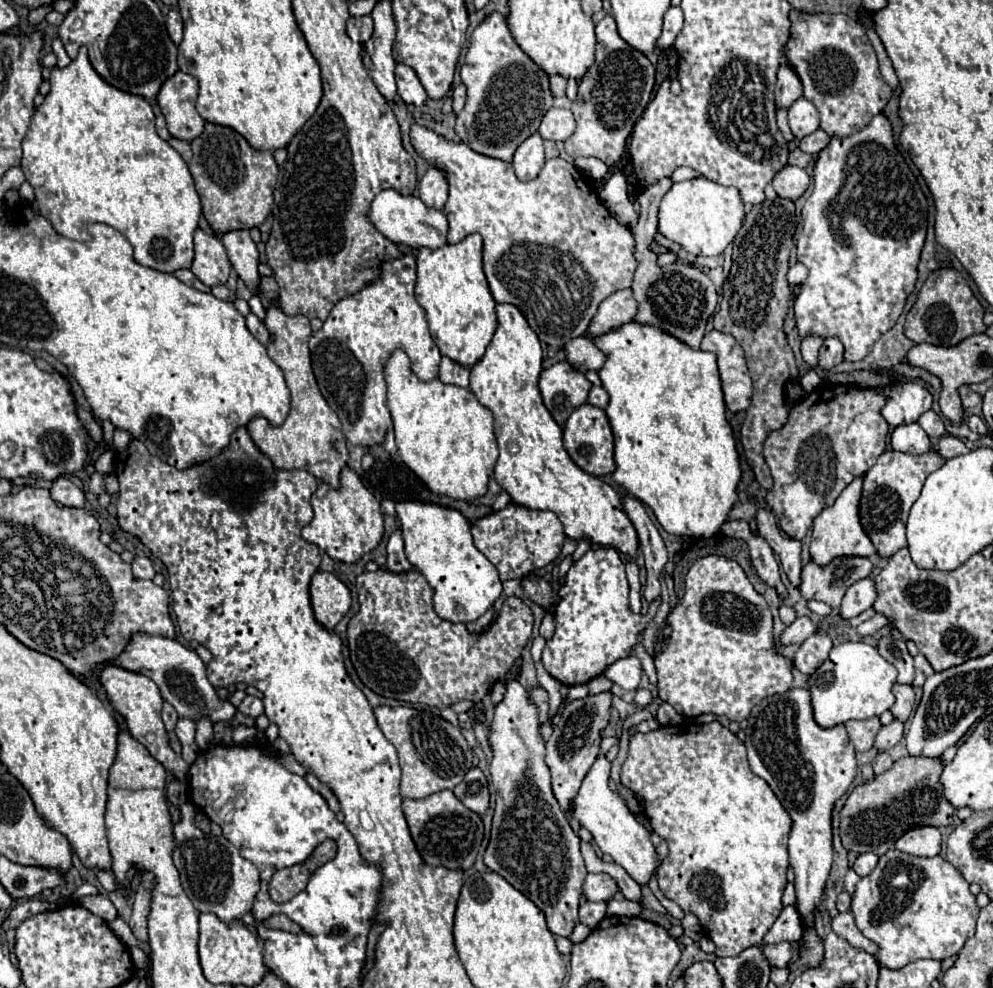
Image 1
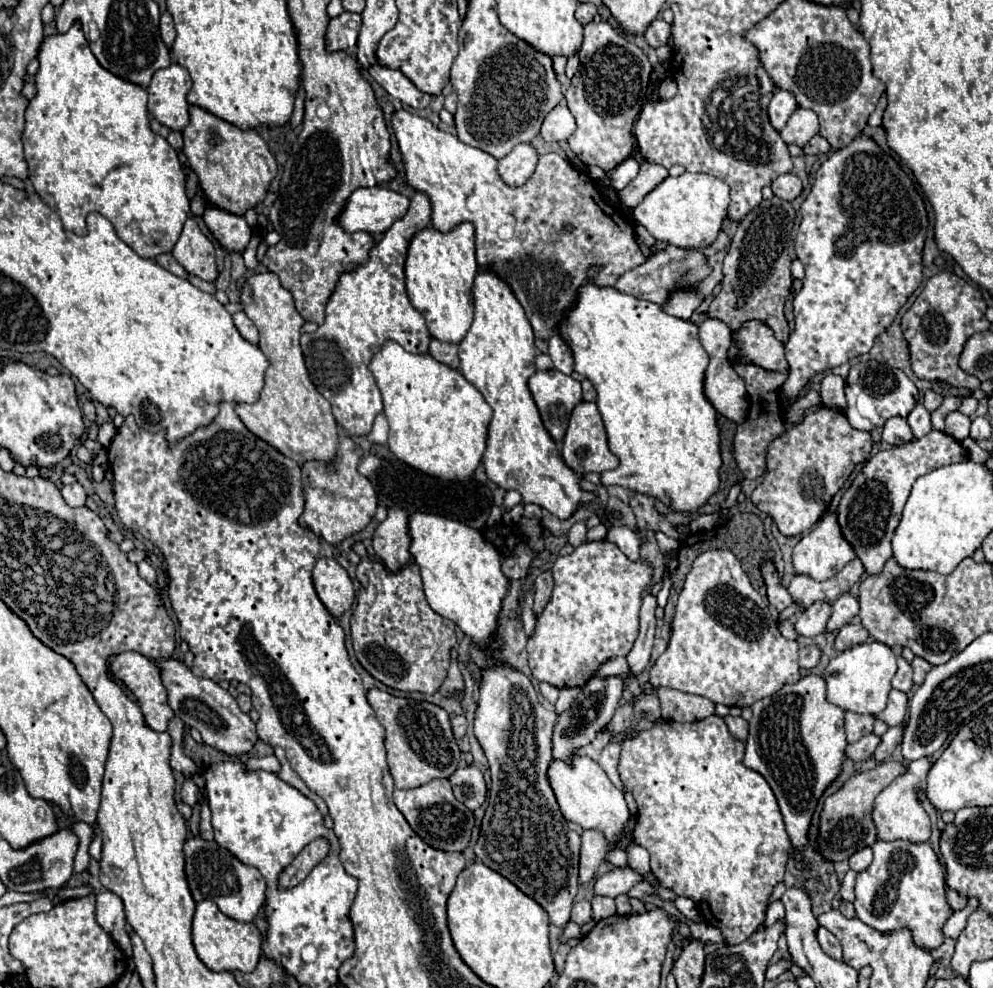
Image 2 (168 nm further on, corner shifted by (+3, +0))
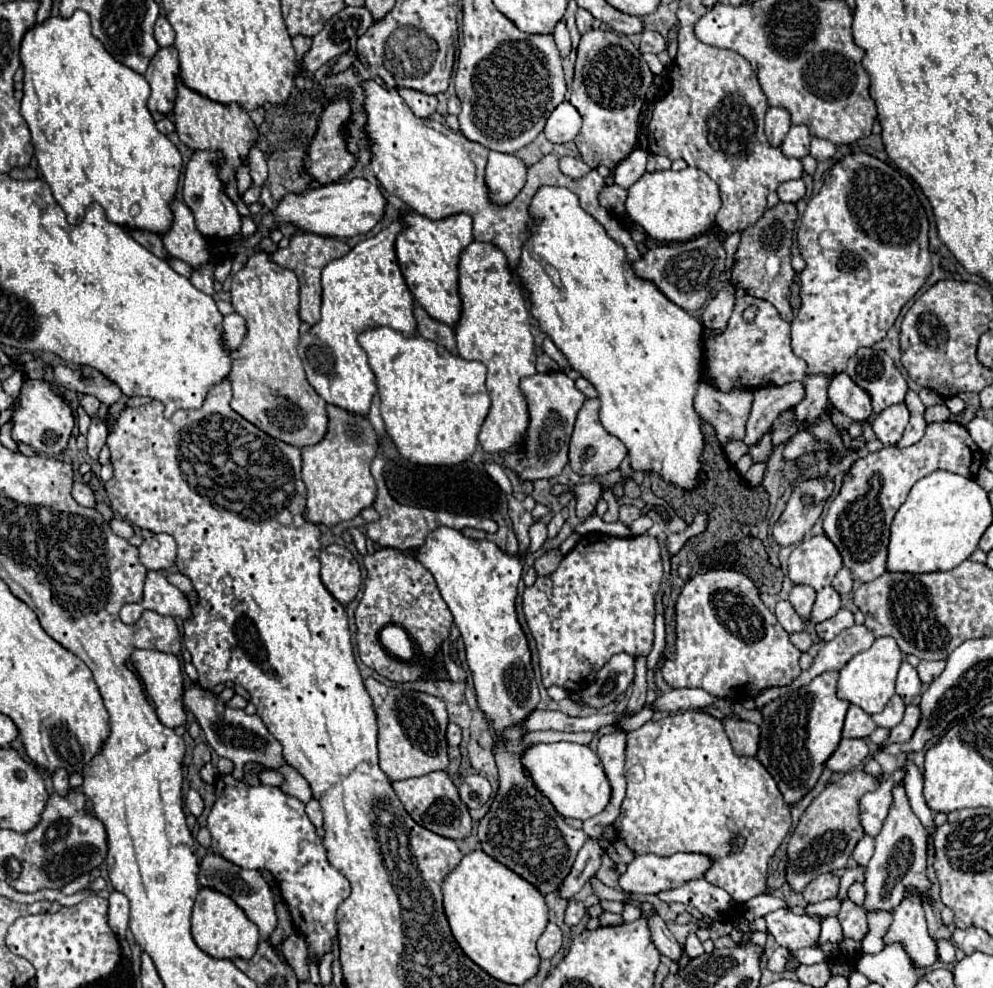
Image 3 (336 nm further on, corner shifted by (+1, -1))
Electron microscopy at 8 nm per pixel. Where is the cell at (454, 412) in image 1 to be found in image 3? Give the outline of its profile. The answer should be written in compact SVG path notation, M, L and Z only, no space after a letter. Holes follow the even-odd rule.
M388 327L362 333L358 343L368 353L368 363L376 375L378 395L382 399L380 413L386 423L386 431L398 447L400 455L410 463L432 467L450 467L468 461L478 447L478 431L492 407L484 387L486 367L482 363L466 361L456 353L448 353L442 345L430 343L420 335L412 339Z

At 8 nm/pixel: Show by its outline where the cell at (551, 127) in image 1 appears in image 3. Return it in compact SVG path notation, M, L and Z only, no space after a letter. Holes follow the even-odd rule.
M564 101L548 117L544 133L552 143L568 143L578 135L580 125L582 117L578 115L578 111L568 101Z

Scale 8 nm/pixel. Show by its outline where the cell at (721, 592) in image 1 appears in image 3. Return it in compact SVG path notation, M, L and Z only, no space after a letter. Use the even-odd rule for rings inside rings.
M710 569L688 579L676 603L676 657L662 661L662 677L672 687L700 687L714 697L734 703L756 699L768 687L790 685L800 673L800 651L790 643L788 633L776 615L762 603L754 583L734 569Z

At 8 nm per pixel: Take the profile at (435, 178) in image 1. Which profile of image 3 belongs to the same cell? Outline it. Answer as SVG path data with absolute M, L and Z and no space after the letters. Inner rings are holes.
M402 219L390 223L386 229L382 229L378 235L358 243L348 255L330 261L322 271L322 319L300 337L298 355L306 369L308 383L316 389L316 393L328 403L336 405L348 413L354 415L368 415L372 397L376 395L376 377L368 365L366 351L358 343L358 335L362 335L368 329L374 327L390 327L394 331L400 331L404 337L416 335L416 323L414 323L414 299L412 293L404 281L404 275L400 271L394 243L400 231L404 231L406 225Z

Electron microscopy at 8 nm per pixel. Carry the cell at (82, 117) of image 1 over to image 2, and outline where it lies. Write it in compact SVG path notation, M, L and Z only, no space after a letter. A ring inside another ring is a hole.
M78 20L68 32L46 36L36 58L40 68L34 74L36 96L28 102L24 114L24 154L38 196L62 218L68 232L82 236L86 216L90 212L100 212L112 222L116 234L142 258L156 258L158 254L172 252L190 214L190 202L186 198L184 172L176 150L150 128L146 88L124 82L116 78L116 74L104 70L92 54Z

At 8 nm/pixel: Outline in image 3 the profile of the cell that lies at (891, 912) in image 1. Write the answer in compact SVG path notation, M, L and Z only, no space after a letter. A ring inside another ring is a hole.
M904 787L894 789L894 803L886 817L882 831L876 837L876 851L866 865L864 889L866 899L862 907L866 911L896 911L904 901L904 893L912 887L912 891L922 897L922 901L932 903L930 899L930 879L928 879L928 849L926 849L926 829L912 813Z

